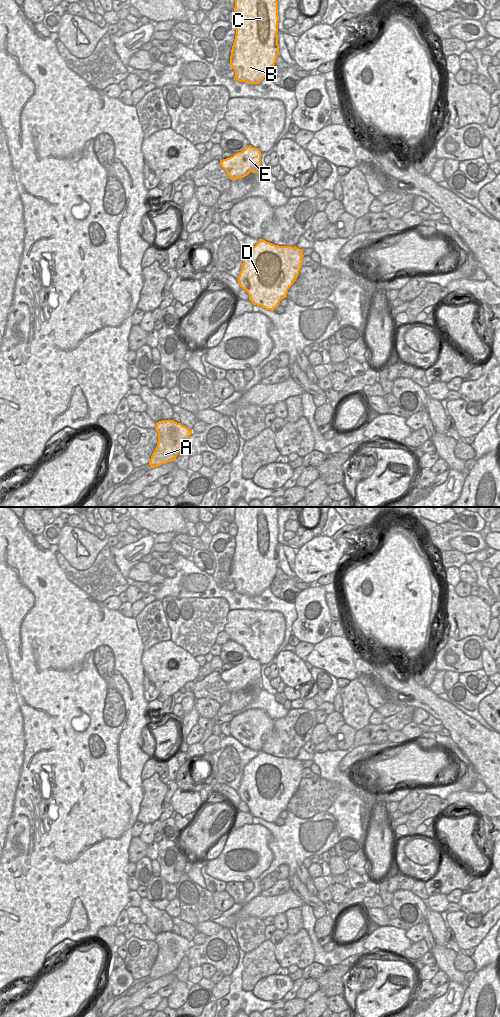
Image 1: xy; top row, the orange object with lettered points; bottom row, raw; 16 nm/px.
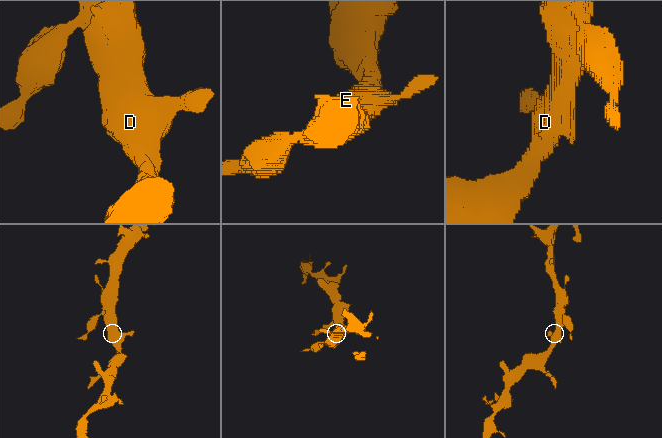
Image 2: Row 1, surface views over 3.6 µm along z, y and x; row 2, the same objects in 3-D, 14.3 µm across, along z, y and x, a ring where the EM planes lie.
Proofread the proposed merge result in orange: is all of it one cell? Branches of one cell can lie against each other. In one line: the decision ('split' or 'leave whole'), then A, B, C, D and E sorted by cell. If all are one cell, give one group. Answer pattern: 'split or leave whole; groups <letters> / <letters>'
leave whole; groups A B C D E

